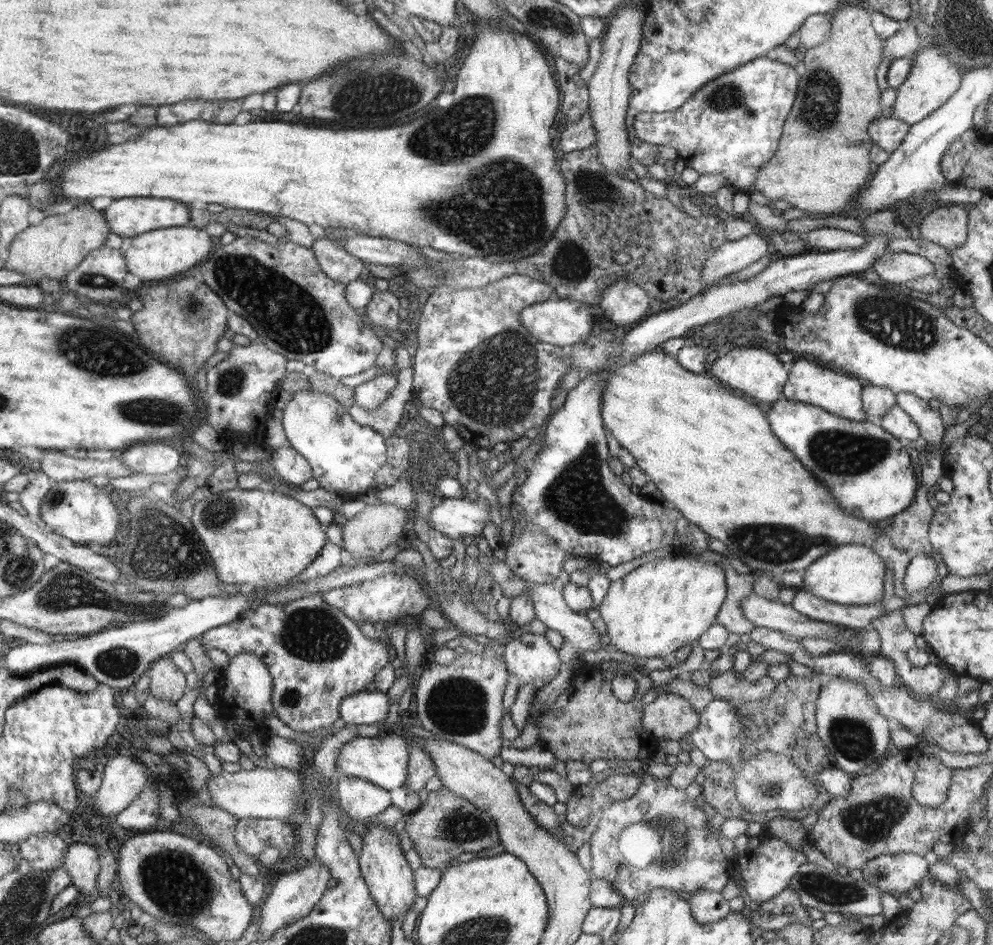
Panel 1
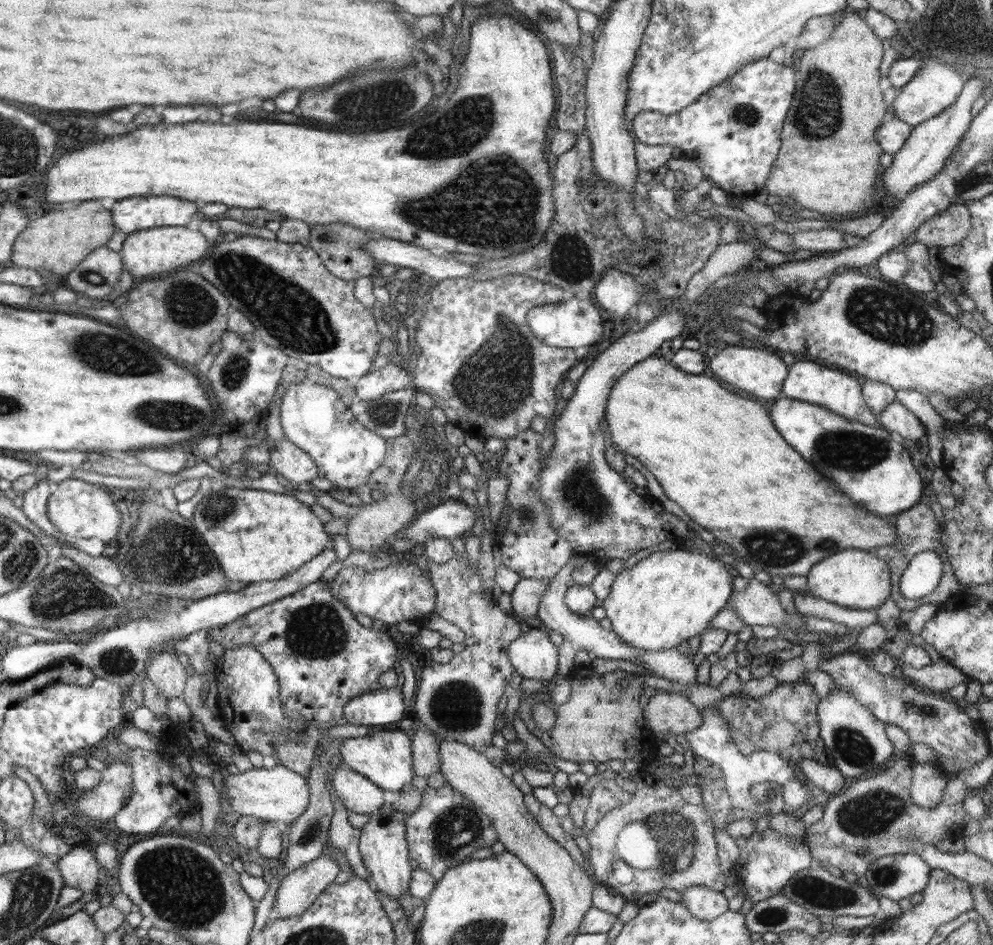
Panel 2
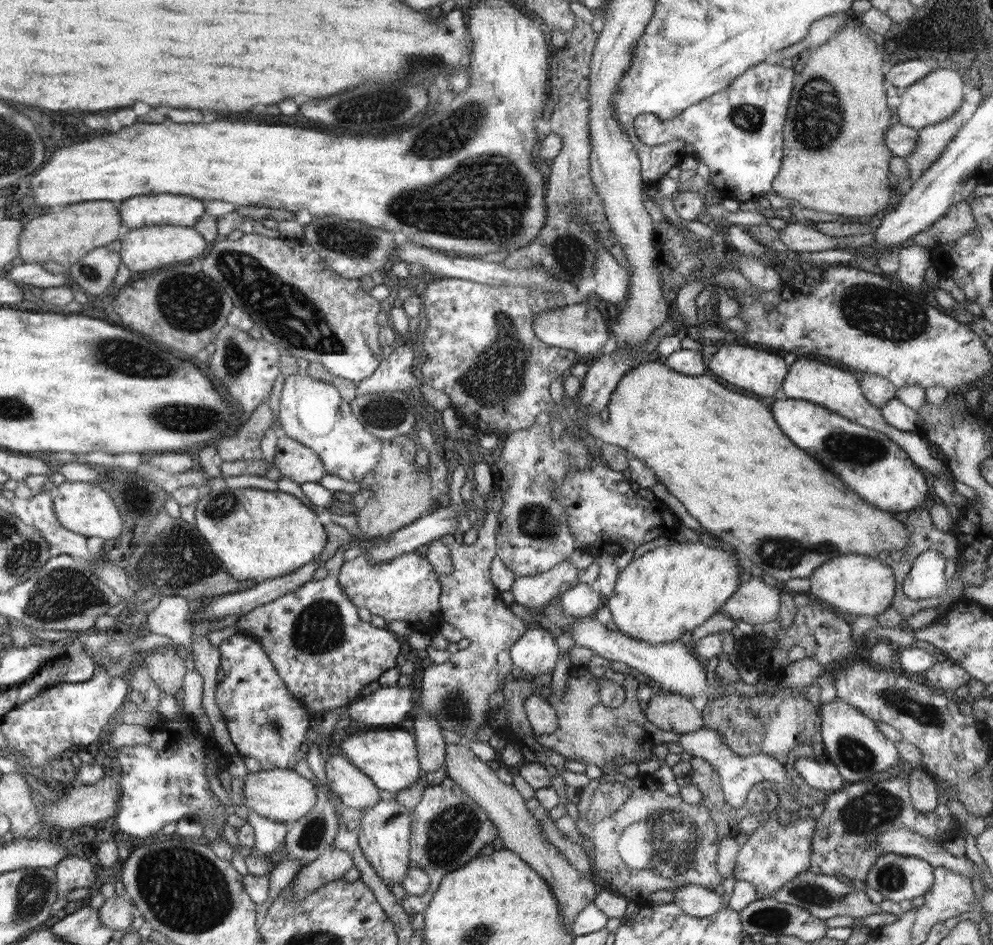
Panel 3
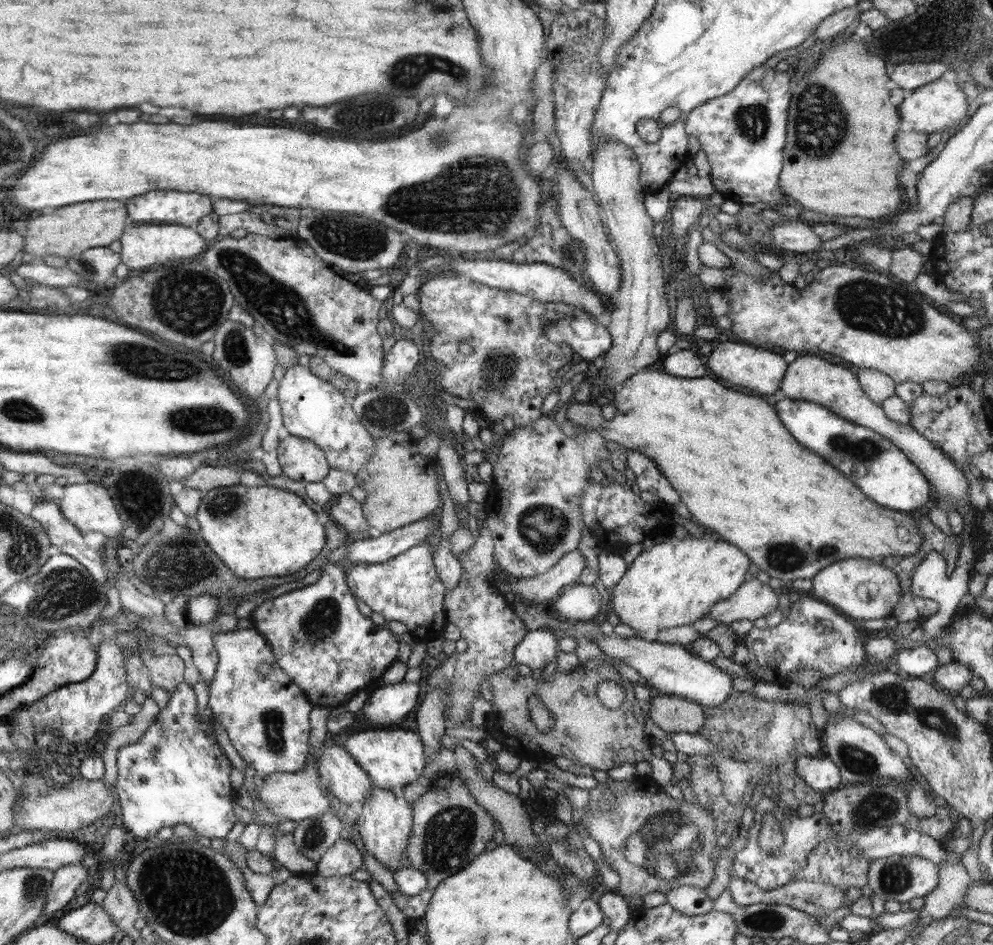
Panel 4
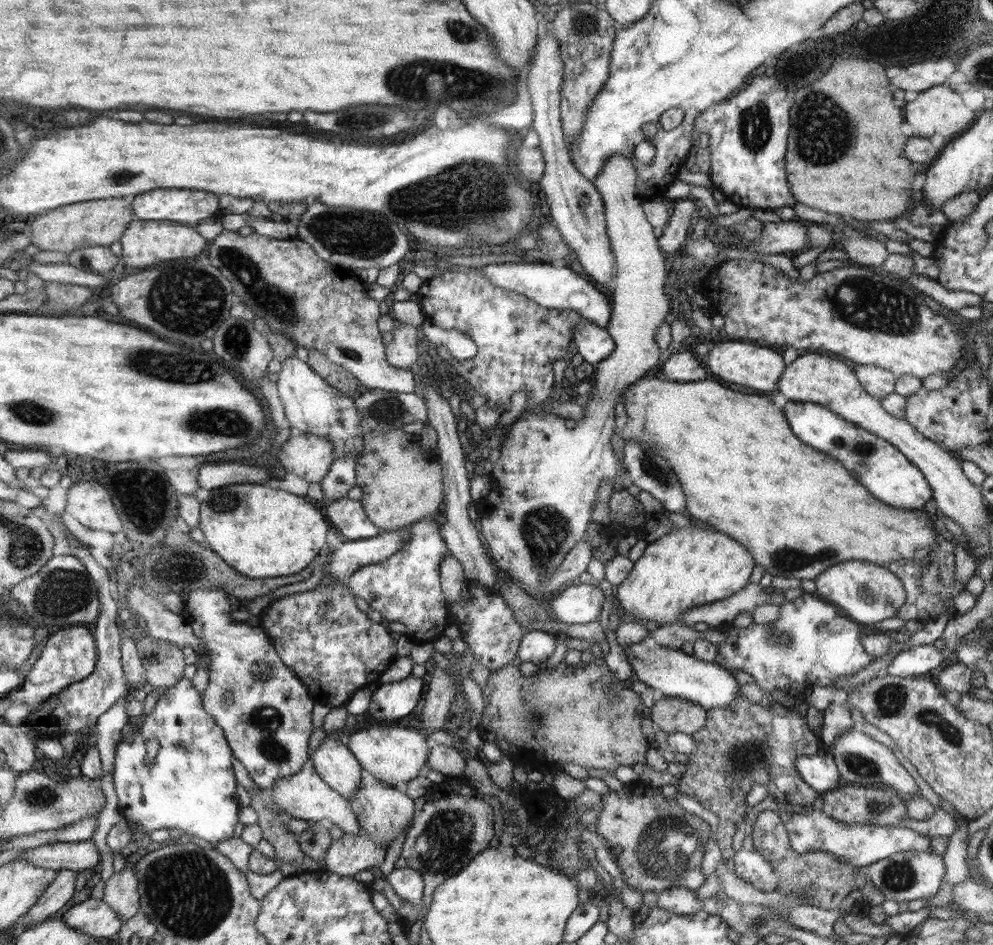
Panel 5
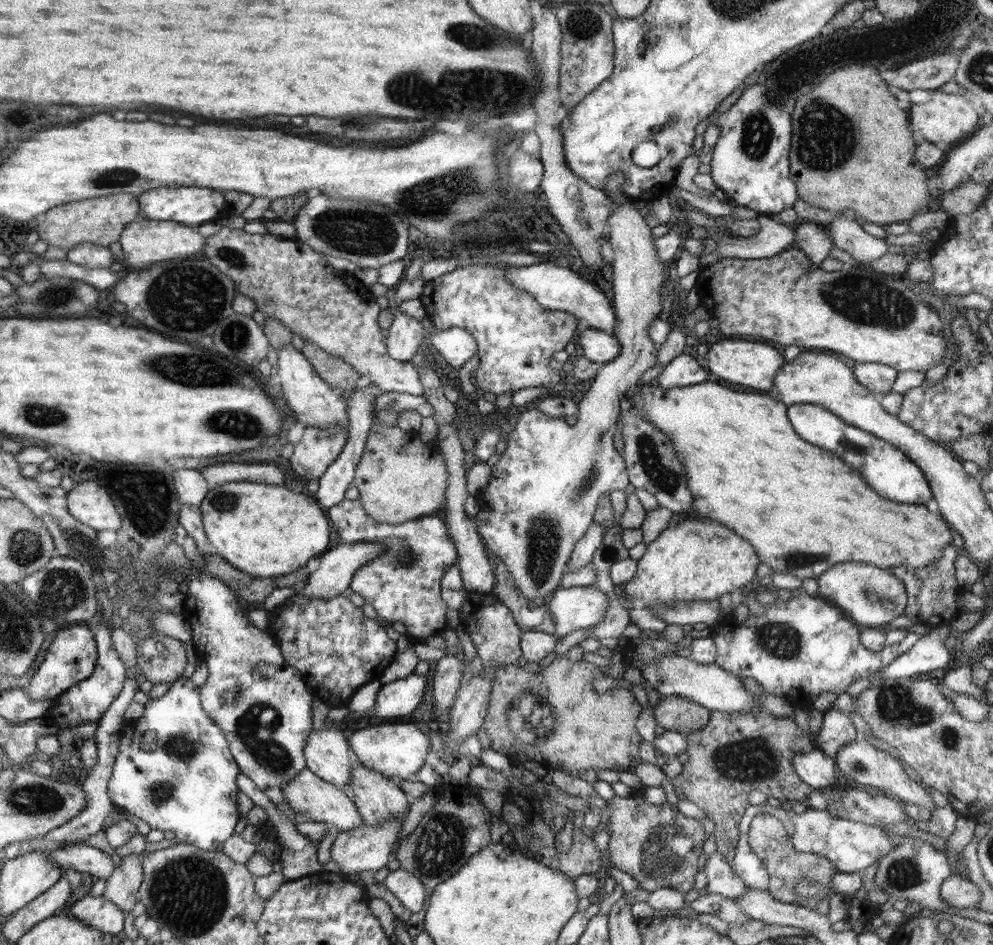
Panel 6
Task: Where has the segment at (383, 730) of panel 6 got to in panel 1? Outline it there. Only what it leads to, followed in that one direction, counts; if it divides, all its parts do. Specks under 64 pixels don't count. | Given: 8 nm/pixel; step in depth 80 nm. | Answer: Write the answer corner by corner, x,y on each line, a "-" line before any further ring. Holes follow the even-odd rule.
389,732
378,737
358,735
342,745
335,760
335,769
340,773
340,777
361,778
390,791
394,788
400,788
400,786
405,787
408,778
410,746
406,735
390,734

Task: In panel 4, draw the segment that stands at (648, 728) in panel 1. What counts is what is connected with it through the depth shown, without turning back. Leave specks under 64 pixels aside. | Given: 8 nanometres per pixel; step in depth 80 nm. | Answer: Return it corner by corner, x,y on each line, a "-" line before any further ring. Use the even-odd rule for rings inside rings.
664,694
650,701
650,719
668,734
694,734
700,732
705,725
705,708
697,702

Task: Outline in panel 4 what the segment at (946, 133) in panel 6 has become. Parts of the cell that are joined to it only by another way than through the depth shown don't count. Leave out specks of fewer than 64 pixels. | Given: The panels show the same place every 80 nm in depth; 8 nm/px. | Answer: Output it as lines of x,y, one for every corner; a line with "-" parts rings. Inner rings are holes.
942,77
914,89
912,95
904,98
904,102
898,106
898,111
901,121
909,122
914,132
930,135
932,133
947,133
960,120
964,120
966,115
969,116
971,110
963,88
958,83
947,81

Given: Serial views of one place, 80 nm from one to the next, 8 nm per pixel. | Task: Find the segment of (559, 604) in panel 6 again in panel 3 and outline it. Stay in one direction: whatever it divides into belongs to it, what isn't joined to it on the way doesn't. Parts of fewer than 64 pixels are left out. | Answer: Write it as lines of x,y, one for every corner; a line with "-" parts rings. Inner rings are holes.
577,582
560,596
560,606
574,619
592,617
602,606
602,596
594,586

